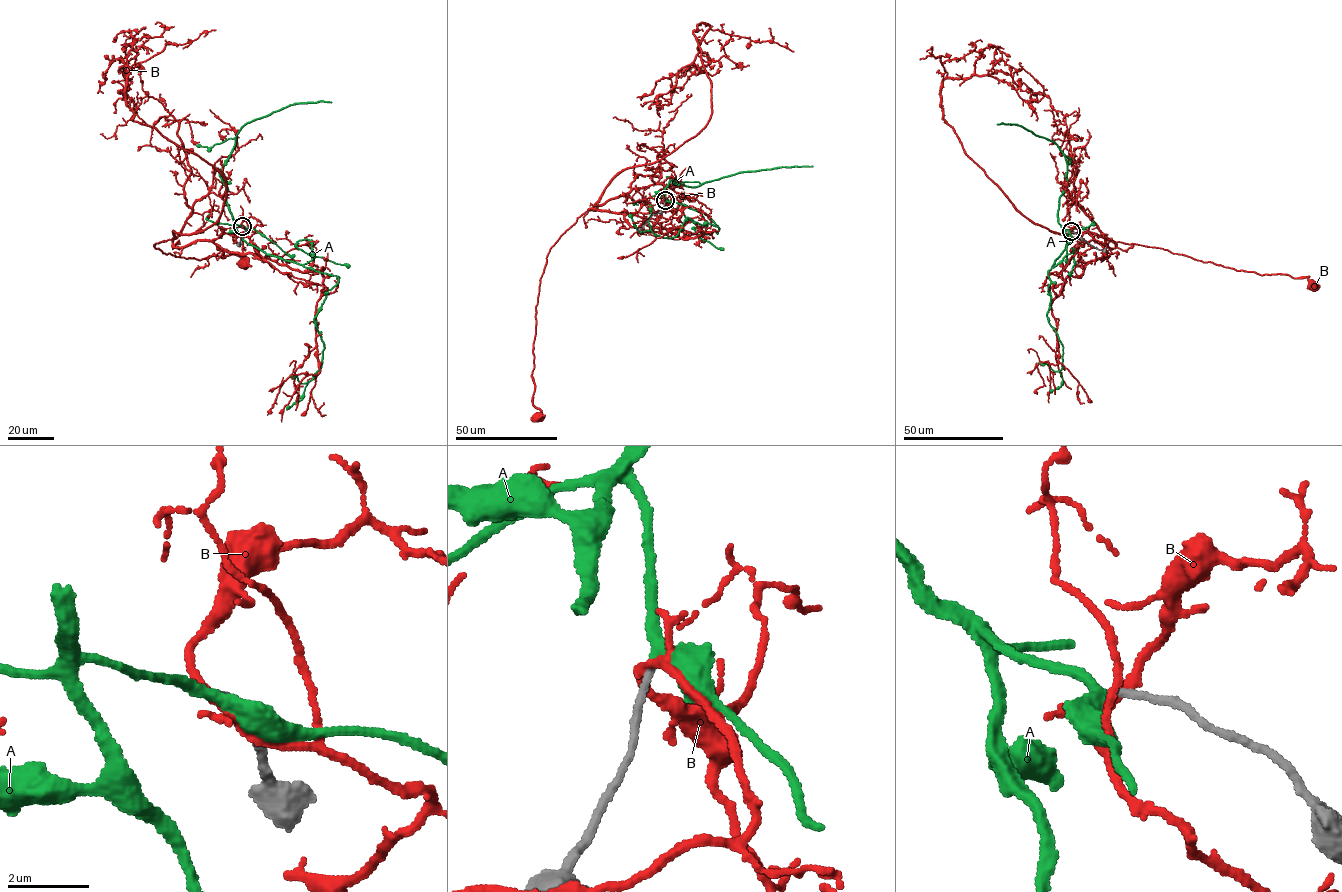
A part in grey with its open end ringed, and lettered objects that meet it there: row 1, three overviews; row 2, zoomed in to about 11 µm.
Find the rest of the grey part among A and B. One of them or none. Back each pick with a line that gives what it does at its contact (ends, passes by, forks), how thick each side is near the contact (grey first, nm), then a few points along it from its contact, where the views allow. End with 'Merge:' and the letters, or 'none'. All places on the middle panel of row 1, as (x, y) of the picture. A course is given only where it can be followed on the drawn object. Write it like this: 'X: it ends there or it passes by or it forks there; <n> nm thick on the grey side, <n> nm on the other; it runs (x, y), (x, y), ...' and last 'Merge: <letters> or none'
A: it passes by; 160 nm thick on the grey side, 280 nm on the other; it runs (665, 200), (663, 191), (719, 229), (686, 218), (664, 238), (641, 232), (628, 215)
Merge: A

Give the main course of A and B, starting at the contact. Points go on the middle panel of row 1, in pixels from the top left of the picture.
A: (665, 200), (663, 191), (719, 229), (686, 218), (664, 238), (641, 232), (628, 215)
B: (665, 200), (670, 208), (663, 211), (590, 209), (551, 247), (535, 308), (536, 417)

